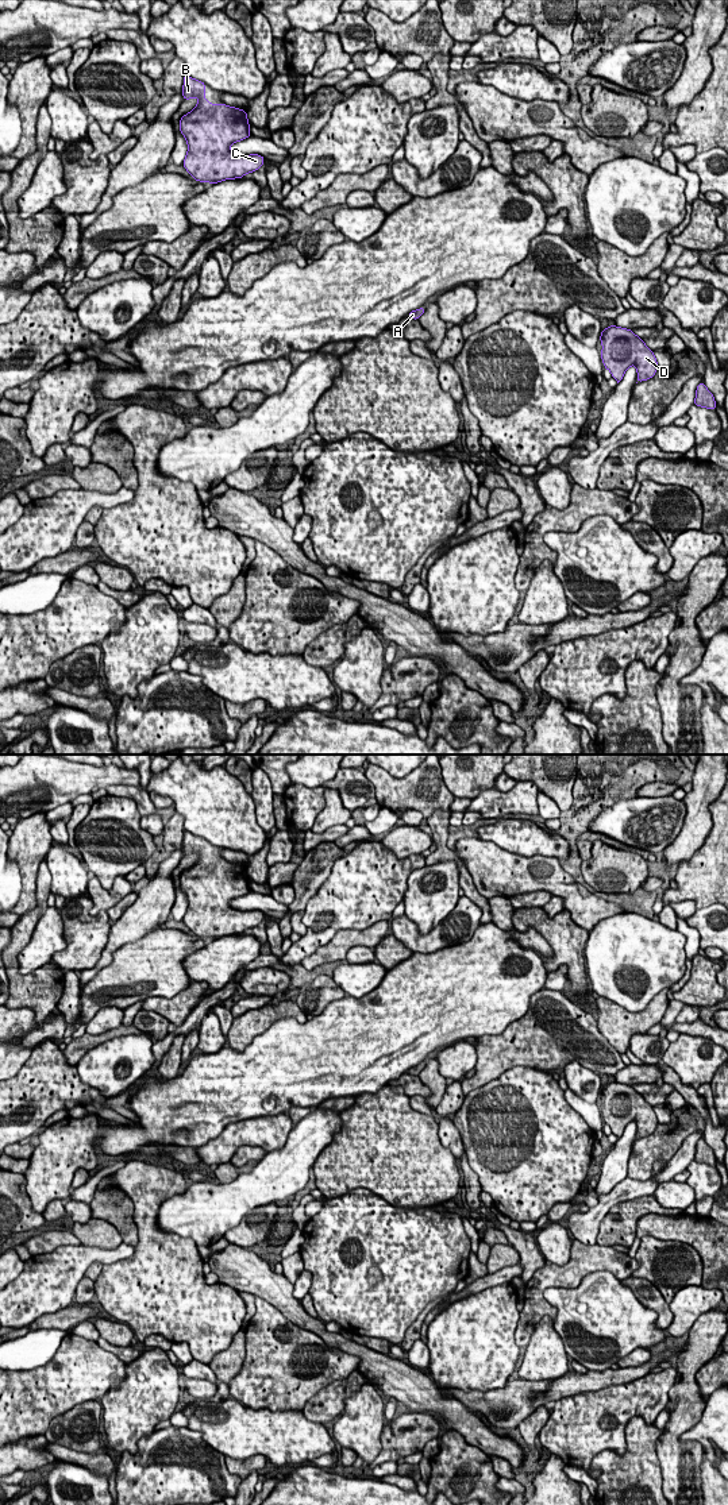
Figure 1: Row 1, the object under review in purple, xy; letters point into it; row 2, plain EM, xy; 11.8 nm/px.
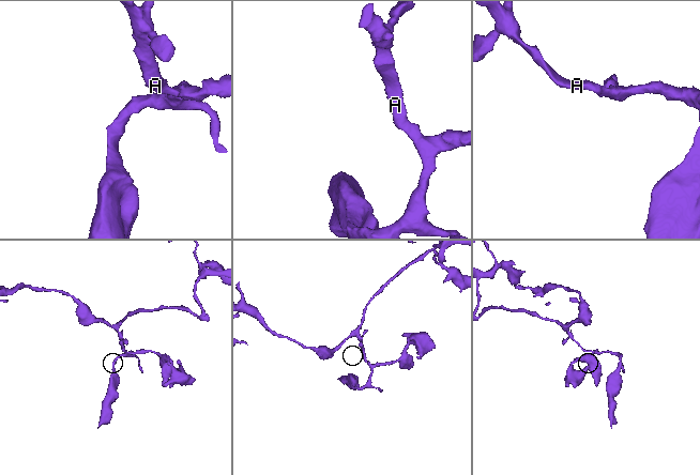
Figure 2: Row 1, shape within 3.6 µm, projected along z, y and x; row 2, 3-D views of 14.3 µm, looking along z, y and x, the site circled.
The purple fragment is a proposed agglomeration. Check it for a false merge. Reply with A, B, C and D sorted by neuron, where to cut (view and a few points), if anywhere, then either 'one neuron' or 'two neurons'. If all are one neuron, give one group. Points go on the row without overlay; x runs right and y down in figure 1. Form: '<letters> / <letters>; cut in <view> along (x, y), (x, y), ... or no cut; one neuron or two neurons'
A B C D; no cut; one neuron

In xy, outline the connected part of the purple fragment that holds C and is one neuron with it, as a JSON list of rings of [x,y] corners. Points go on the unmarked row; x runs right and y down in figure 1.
[[[186,830],[182,852],[184,856],[199,854],[197,861],[180,876],[180,887],[188,899],[182,921],[196,937],[213,941],[242,934],[263,921],[262,911],[239,911],[230,906],[231,900],[251,891],[246,867],[208,858],[205,840]]]

